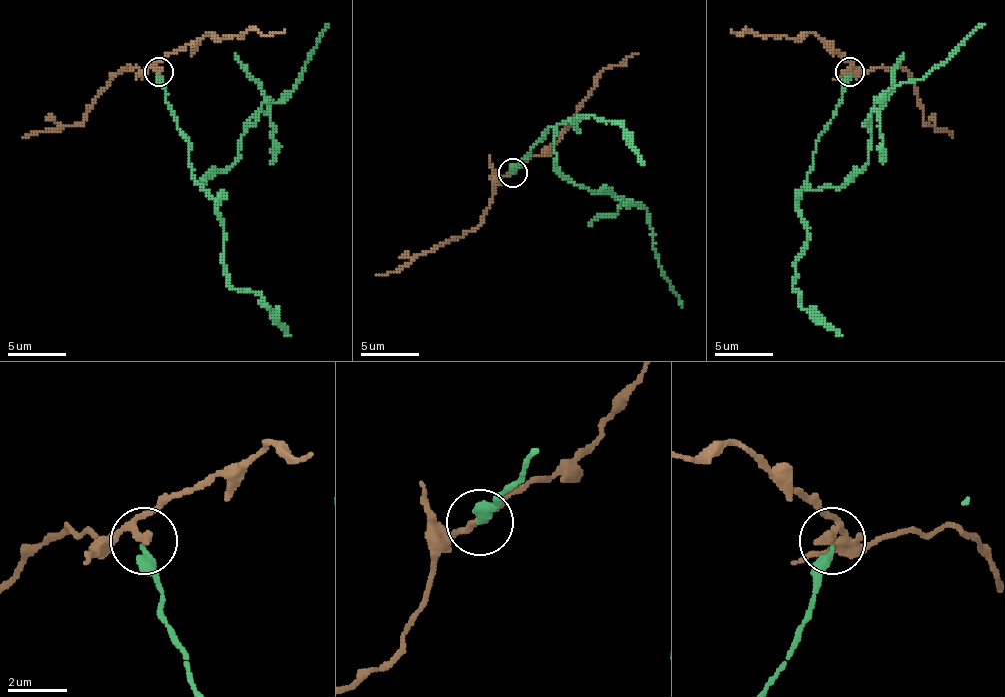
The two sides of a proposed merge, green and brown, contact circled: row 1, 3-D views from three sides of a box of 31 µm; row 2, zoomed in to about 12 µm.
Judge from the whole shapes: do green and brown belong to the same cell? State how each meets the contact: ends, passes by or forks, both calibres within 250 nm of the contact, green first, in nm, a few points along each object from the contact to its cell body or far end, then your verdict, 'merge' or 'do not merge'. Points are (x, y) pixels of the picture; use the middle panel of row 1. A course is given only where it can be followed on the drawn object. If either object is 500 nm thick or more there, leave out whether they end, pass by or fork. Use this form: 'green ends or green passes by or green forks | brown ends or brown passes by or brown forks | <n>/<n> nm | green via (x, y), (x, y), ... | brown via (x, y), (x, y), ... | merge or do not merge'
green ends | brown passes by | 320/240 nm | green via (513, 173), (551, 126), (556, 167), (588, 190), (638, 202), (647, 211), (661, 275), (682, 307) | brown via (513, 173), (504, 176), (495, 188), (481, 222), (463, 237), (434, 249), (394, 272), (376, 275) | do not merge

